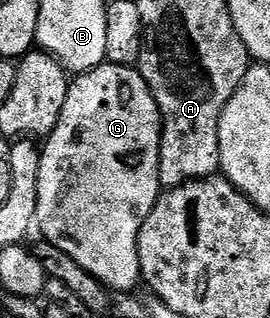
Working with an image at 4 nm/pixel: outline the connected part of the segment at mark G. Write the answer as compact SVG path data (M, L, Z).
M105 62L94 70L79 73L69 83L58 126L54 126L42 144L35 227L38 232L40 228L47 243L58 246L62 254L70 254L82 270L94 274L113 293L128 292L142 280L138 258L140 228L162 195L161 127L160 111L139 71Z

